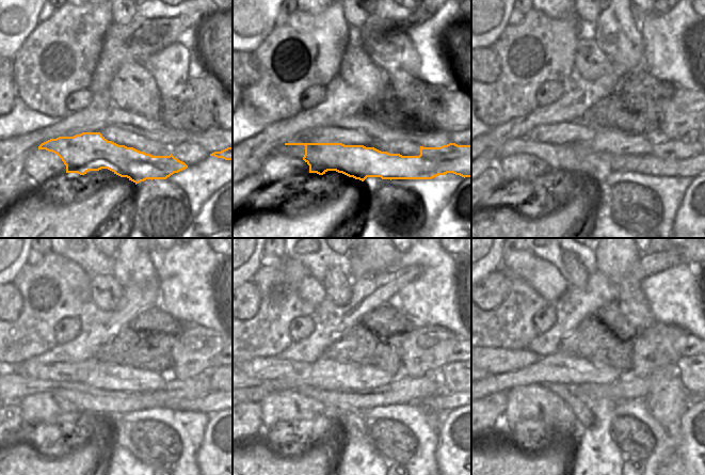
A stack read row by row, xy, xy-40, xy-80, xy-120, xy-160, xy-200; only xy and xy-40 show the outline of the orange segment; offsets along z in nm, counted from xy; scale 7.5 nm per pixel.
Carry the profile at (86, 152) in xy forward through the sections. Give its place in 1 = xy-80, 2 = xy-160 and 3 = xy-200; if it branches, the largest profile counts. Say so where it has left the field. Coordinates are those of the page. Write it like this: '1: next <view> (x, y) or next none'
1: next xy-80 (677, 157)
2: next xy-160 (427, 391)
3: next xy-200 (628, 388)

